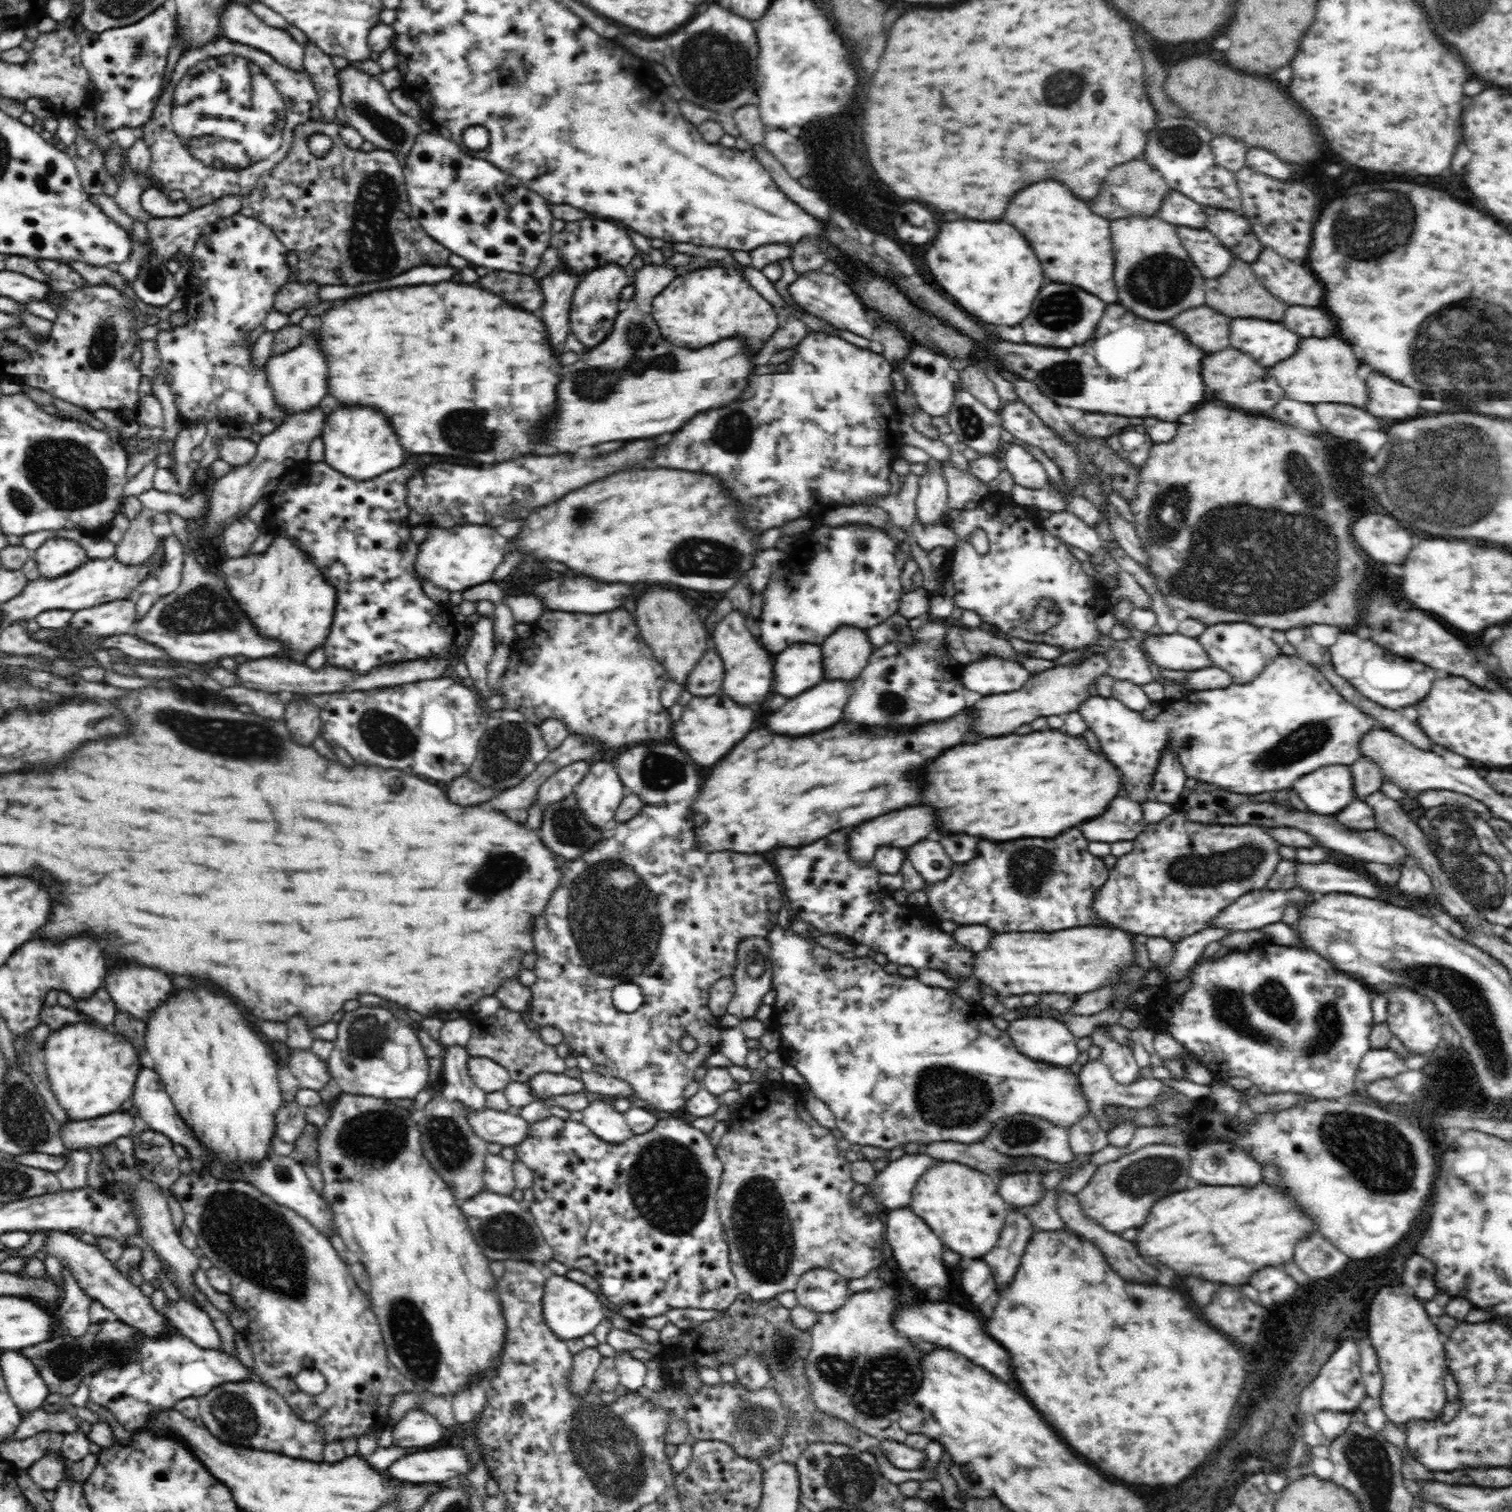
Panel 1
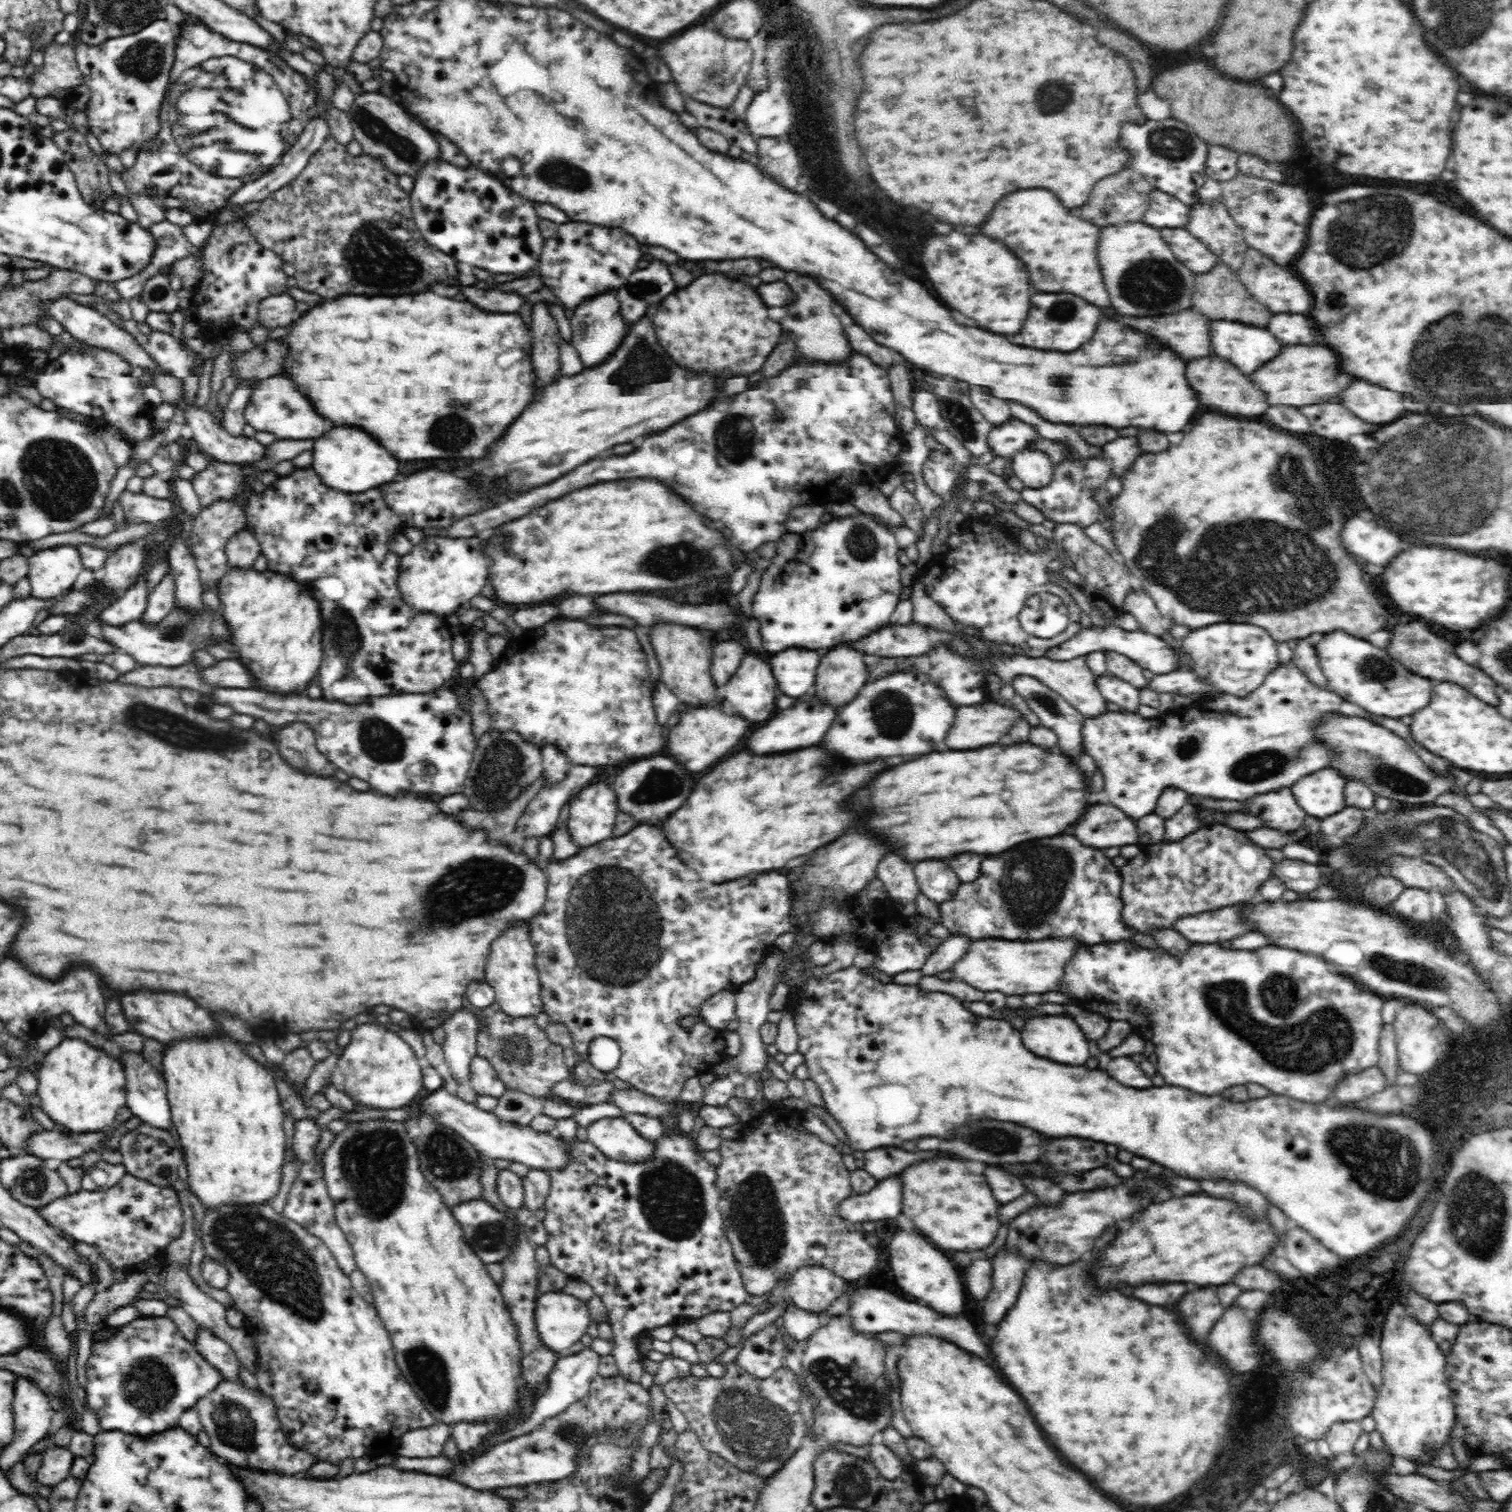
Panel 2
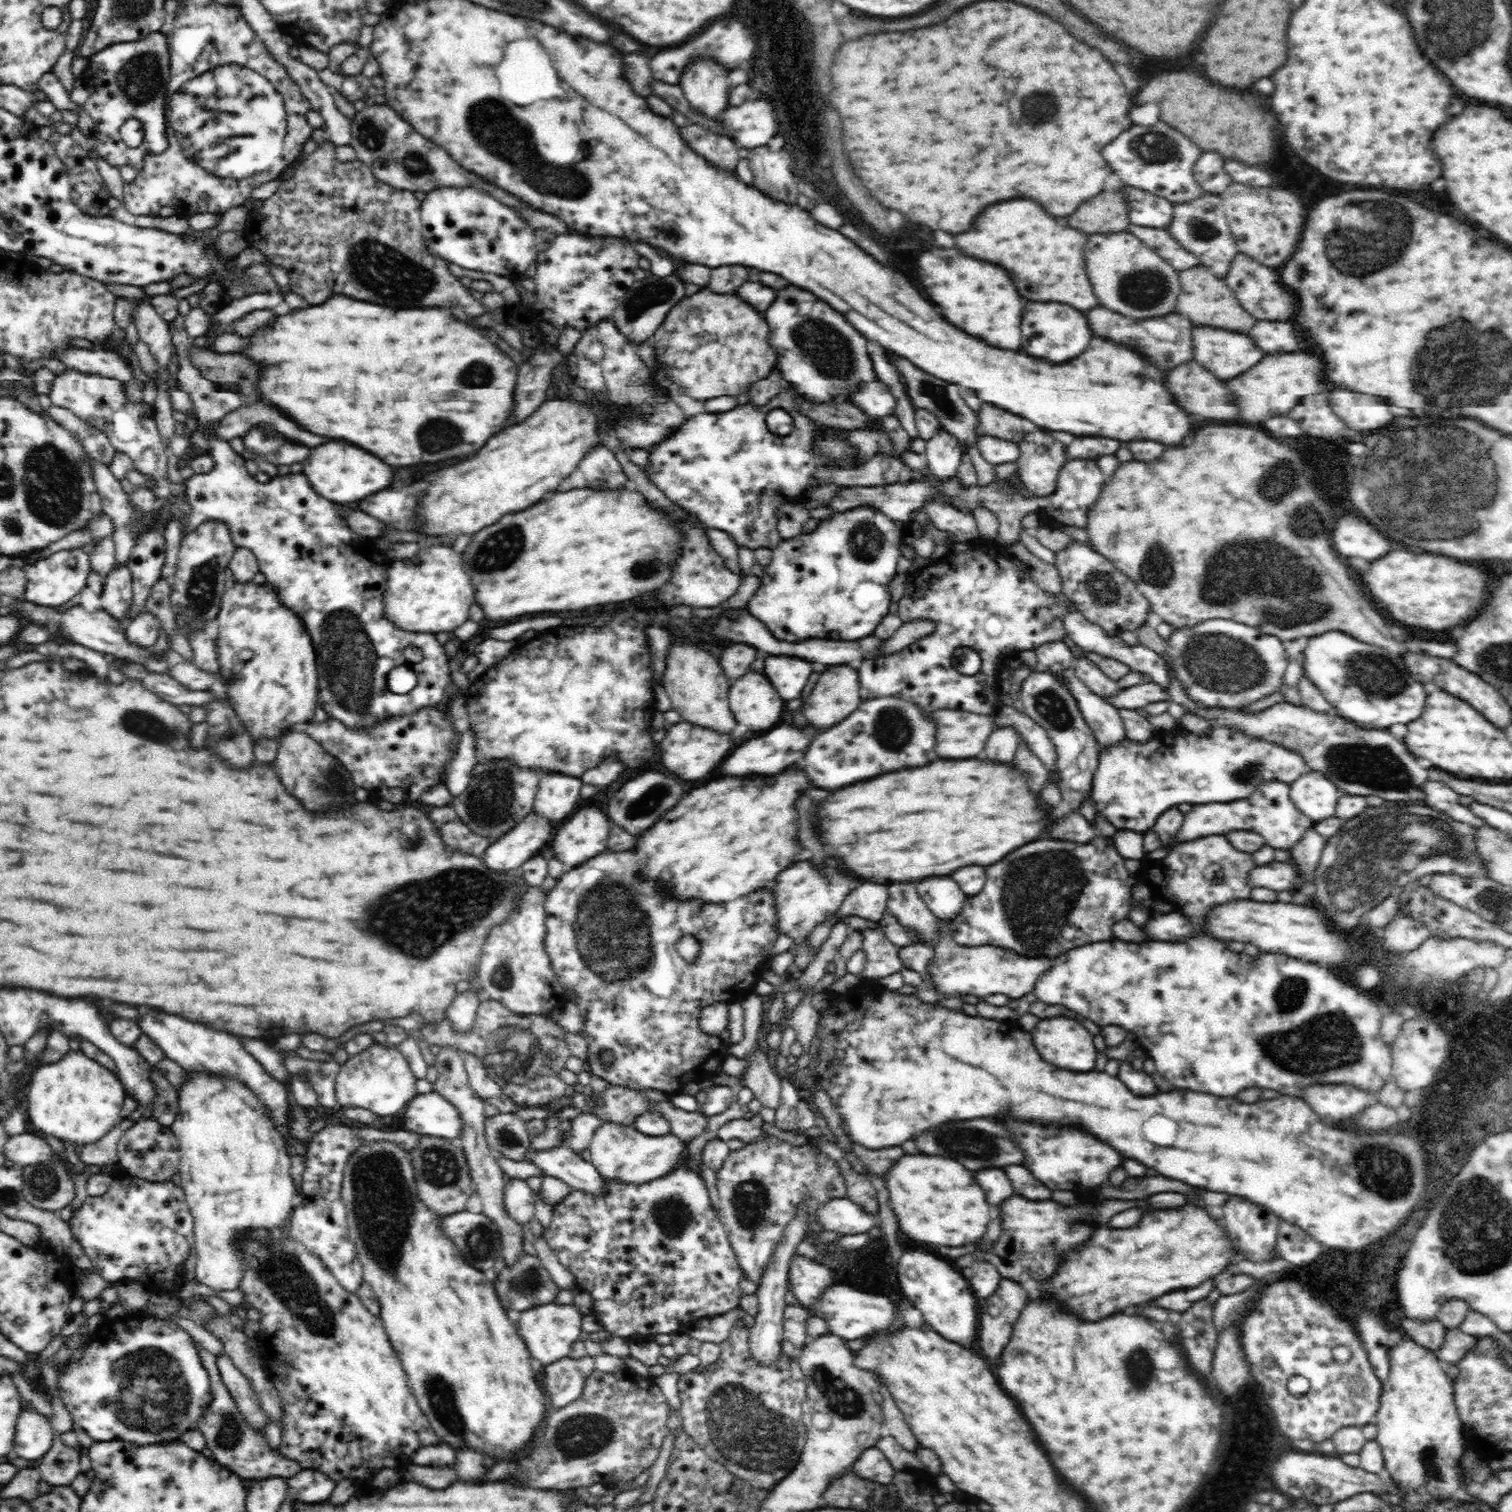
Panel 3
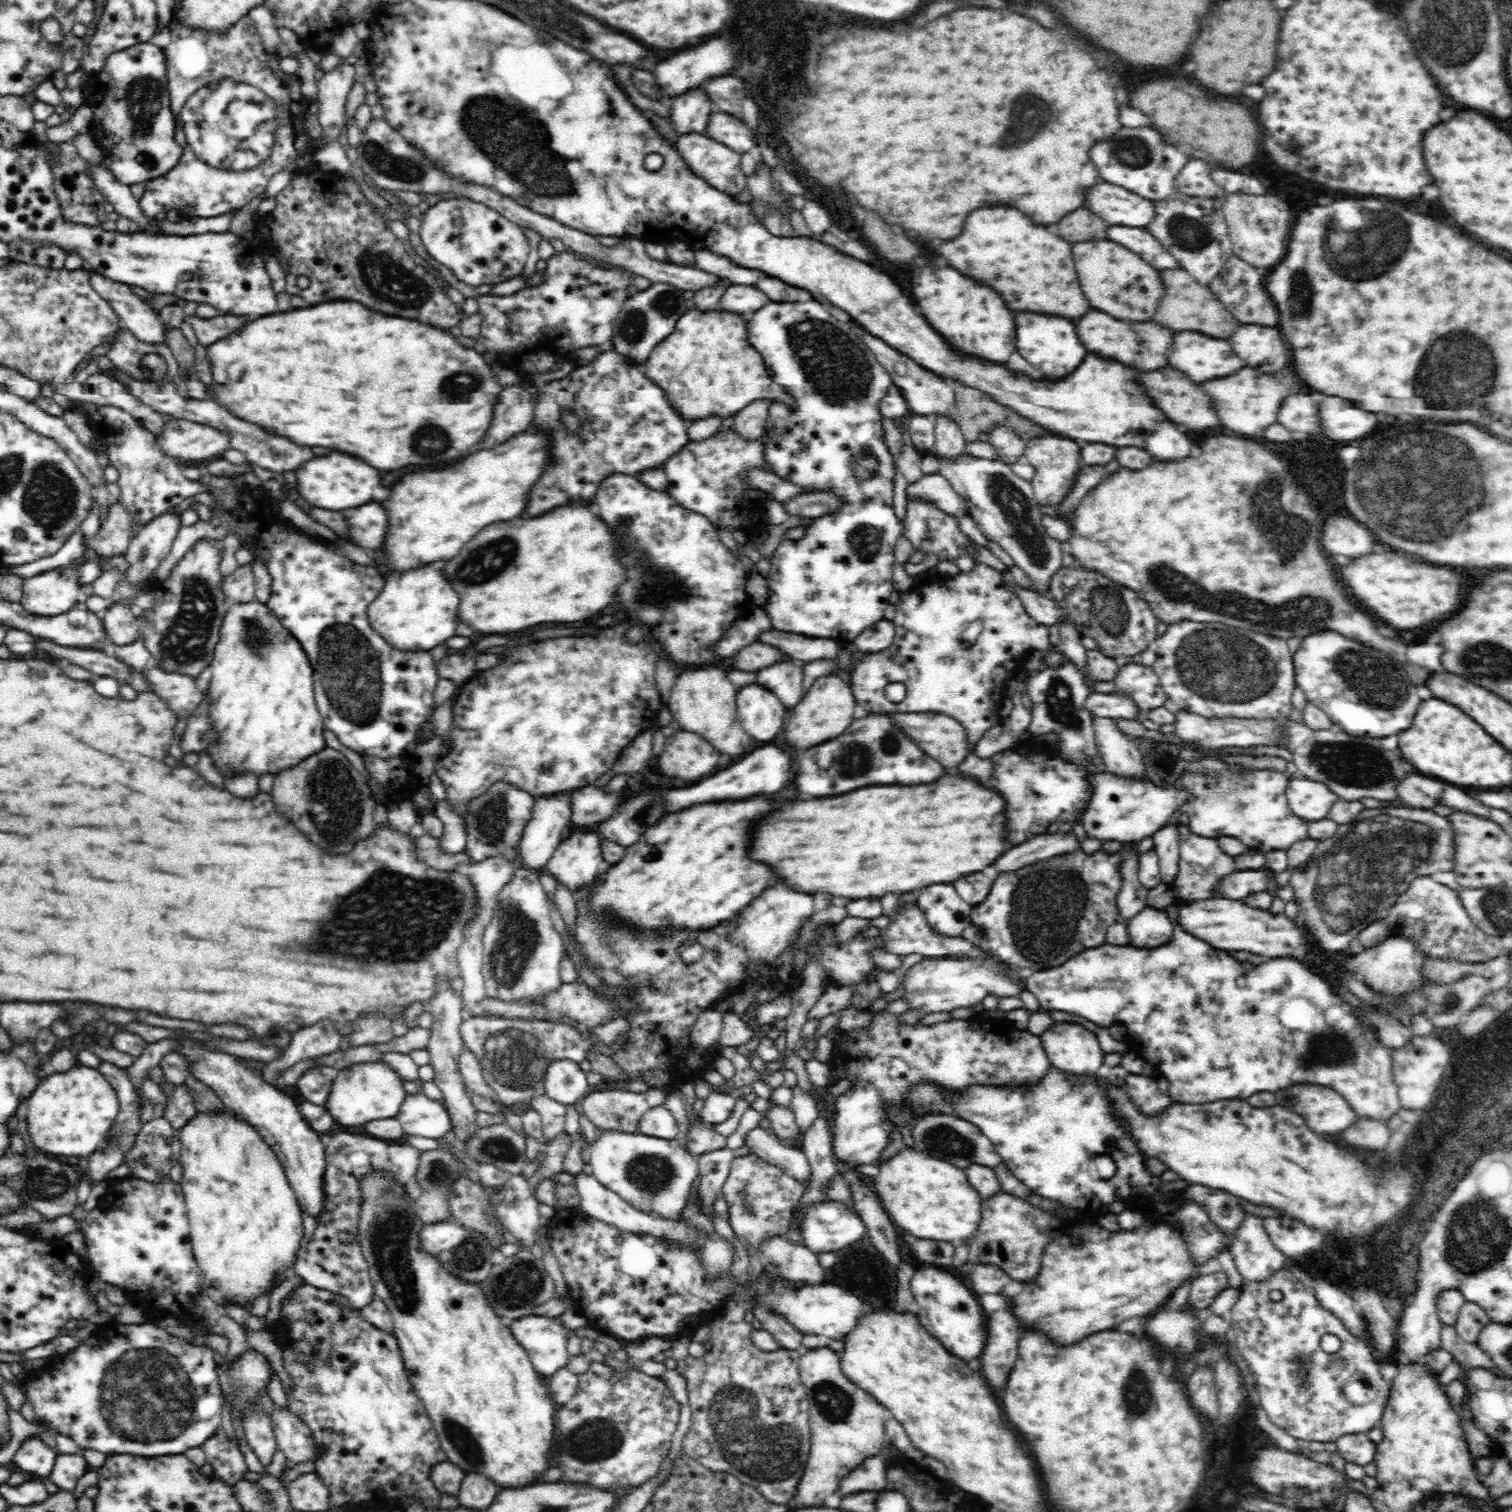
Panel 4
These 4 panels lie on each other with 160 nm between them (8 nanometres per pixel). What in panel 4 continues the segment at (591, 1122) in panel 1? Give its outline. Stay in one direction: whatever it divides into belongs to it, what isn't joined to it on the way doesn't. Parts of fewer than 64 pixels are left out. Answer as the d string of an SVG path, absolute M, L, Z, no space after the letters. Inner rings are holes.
M607 1130L591 1144L590 1155L589 1164L596 1181L644 1214L668 1220L680 1219L684 1208L694 1200L699 1156L682 1148L675 1139Z

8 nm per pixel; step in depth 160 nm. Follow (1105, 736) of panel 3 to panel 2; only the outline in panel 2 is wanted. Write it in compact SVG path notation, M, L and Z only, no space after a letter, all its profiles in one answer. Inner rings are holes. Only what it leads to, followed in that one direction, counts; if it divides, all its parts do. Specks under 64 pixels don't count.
M1016 652L1014 657L1008 657L999 653L998 657L993 656L990 665L984 664L987 672L991 672L1002 678L1002 687L1000 694L1007 700L1011 700L1016 693L1012 682L1016 676L1030 676L1040 680L1042 684L1048 686L1058 694L1062 695L1084 718L1103 715L1107 710L1107 700L1101 695L1098 687L1095 685L1095 675L1088 669L1084 662L1085 656L1069 658L1060 661L1047 656L1029 657L1028 655Z

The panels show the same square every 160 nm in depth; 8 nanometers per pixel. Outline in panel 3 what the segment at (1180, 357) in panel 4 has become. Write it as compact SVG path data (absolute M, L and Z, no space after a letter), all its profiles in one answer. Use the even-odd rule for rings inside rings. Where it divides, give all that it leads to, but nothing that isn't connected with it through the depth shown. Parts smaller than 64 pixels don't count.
M1196 328L1196 356L1200 364L1208 364L1216 376L1236 378L1262 360L1258 346L1244 334L1218 330L1218 328Z

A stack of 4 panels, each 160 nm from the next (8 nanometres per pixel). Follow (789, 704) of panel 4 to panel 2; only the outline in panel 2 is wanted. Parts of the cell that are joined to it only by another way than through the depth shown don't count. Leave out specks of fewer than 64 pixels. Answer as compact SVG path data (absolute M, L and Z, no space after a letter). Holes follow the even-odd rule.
M788 648L784 652L774 654L772 658L772 672L780 686L780 690L792 698L806 694L808 688L816 682L816 668L820 656L810 650Z

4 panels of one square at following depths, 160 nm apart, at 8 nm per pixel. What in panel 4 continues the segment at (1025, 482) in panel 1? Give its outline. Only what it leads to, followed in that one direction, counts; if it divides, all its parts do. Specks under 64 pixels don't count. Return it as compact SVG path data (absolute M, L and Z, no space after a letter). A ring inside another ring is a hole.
M1050 435L1032 438L1026 441L1024 456L1028 464L1035 468L1034 478L1031 480L1035 492L1035 502L1039 506L1056 507L1065 499L1077 481L1077 474L1084 466L1081 460L1081 448L1072 439L1052 437Z

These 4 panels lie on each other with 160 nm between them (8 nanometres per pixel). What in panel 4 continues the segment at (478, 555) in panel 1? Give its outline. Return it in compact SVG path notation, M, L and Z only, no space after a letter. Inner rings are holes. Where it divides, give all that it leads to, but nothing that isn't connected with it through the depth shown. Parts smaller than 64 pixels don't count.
M432 563L424 564L423 567L412 568L409 571L396 573L392 571L385 580L382 592L376 600L367 608L367 618L370 627L379 634L383 640L387 640L392 647L400 651L418 652L428 651L445 645L449 638L454 637L456 627L459 624L460 597L450 583L444 577L442 569L434 569Z

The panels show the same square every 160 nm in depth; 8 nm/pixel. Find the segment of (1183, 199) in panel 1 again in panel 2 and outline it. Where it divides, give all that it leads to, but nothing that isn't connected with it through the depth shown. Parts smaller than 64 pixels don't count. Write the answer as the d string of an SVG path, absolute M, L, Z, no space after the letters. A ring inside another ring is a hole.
M1155 190L1148 200L1148 208L1140 221L1154 228L1183 228L1188 222L1190 206L1175 196Z

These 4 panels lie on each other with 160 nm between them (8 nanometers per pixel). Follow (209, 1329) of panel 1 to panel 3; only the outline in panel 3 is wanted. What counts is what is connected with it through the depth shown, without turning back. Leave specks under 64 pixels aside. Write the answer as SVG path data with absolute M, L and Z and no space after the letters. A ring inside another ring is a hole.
M226 1352L212 1359L212 1364L219 1370L221 1379L235 1400L236 1408L244 1415L244 1419L248 1420L248 1425L256 1428L258 1432L265 1432L268 1415L263 1412L259 1396L254 1392L247 1376L236 1368Z

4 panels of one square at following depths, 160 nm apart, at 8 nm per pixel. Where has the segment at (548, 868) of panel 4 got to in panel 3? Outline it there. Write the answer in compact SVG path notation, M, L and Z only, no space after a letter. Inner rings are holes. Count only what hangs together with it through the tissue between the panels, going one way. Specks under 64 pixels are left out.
M598 806L582 808L554 832L554 858L566 868L572 868L604 853L611 827L611 820Z

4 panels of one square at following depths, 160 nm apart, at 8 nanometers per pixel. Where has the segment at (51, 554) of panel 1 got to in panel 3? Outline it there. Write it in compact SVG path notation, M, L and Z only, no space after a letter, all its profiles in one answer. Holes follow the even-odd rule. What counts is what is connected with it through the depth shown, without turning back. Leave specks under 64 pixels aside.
M74 548L61 550L49 557L38 558L36 564L25 568L25 594L22 599L26 602L50 608L62 608L83 590L90 574L89 553L83 549Z

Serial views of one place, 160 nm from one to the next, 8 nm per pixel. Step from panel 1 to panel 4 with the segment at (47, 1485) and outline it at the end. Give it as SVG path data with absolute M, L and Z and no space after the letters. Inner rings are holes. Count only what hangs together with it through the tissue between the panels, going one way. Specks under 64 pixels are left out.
M59 1453L49 1479L56 1486L72 1492L80 1477L89 1469L90 1466L82 1454Z

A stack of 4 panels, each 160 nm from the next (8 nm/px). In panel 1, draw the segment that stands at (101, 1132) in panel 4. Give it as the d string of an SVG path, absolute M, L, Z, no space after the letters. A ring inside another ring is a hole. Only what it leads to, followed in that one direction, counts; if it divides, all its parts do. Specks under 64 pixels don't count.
M86 1020L52 1030L42 1044L42 1058L51 1094L65 1111L69 1122L96 1120L121 1111L123 1103L132 1097L136 1076L145 1063L130 1041L122 1039L107 1026Z

